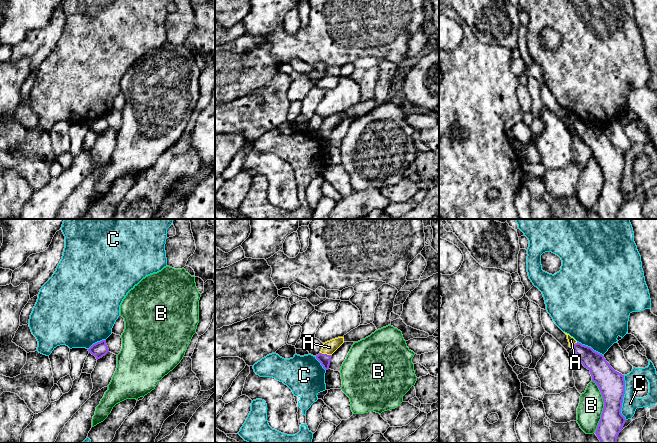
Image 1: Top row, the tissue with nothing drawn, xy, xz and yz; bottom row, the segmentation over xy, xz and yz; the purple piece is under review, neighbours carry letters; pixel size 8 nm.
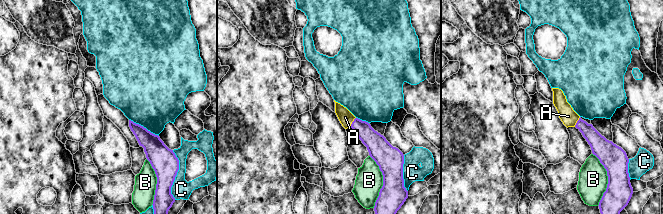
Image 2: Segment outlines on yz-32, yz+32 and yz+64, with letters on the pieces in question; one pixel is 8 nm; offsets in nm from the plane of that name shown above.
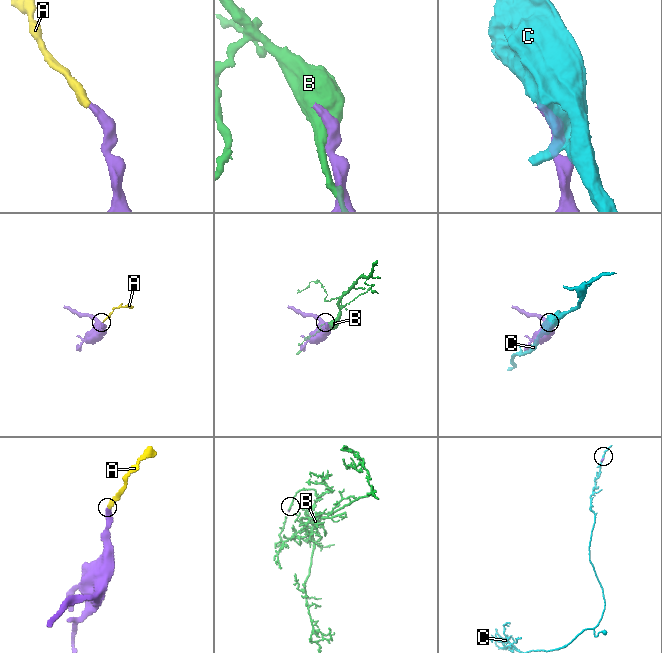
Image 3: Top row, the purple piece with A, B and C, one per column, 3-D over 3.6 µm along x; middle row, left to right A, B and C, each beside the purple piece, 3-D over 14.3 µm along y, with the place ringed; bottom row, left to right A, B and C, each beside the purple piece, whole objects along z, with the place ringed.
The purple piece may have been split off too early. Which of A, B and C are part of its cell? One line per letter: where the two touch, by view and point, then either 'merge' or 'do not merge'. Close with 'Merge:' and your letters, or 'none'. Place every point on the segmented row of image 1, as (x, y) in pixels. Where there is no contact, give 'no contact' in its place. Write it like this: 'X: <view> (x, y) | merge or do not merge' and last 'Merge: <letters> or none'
A: xz (326, 354) | merge
B: yz (604, 406) | do not merge
C: yz (623, 396) | do not merge
Merge: A

